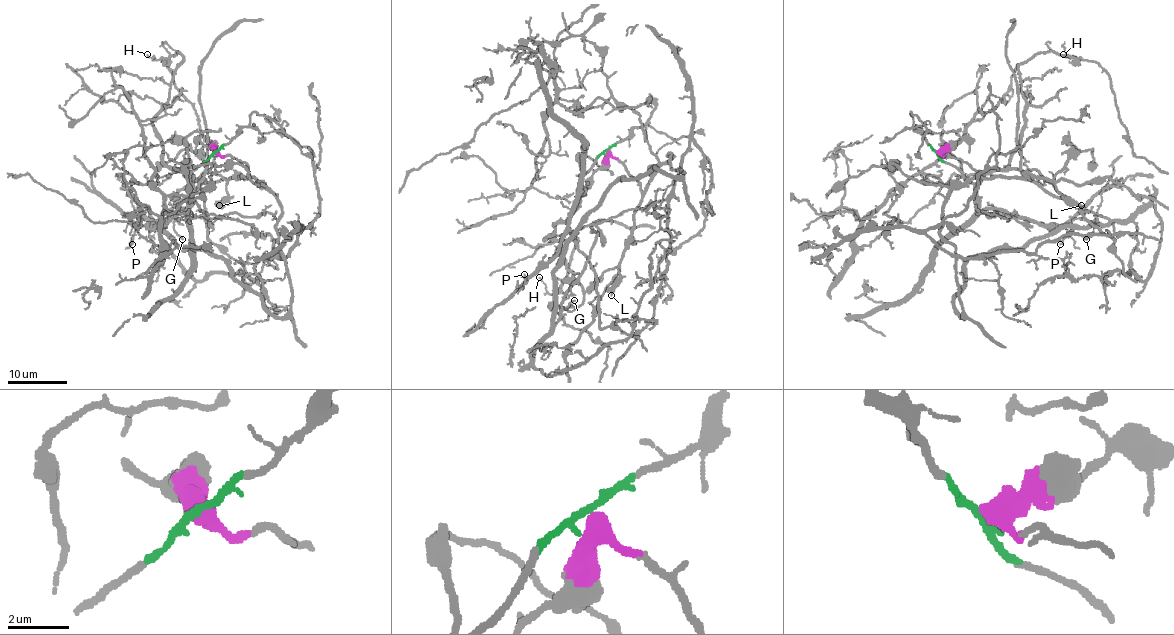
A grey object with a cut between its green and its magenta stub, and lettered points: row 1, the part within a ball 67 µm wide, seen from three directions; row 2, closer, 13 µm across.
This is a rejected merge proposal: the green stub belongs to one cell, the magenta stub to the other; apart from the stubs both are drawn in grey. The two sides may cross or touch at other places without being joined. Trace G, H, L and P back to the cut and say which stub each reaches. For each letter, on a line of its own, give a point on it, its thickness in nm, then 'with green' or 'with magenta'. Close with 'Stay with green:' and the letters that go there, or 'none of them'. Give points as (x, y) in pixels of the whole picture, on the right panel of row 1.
G: (1086, 239) | 140 nm | with magenta
H: (1063, 54) | 110 nm | with green
L: (1081, 205) | 360 nm | with magenta
P: (1060, 244) | 100 nm | with green
Stay with green: H, P

